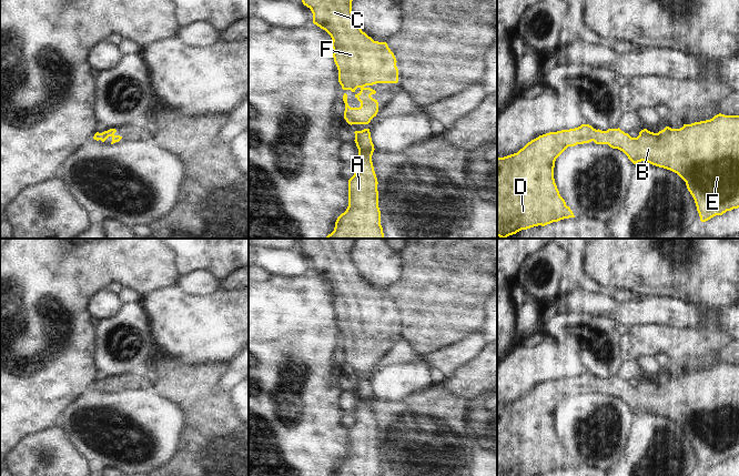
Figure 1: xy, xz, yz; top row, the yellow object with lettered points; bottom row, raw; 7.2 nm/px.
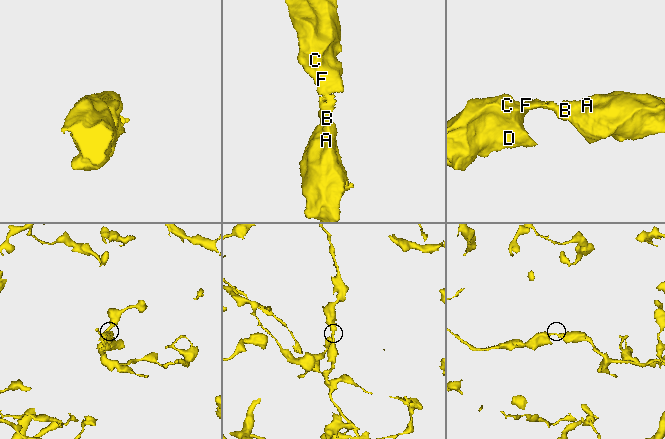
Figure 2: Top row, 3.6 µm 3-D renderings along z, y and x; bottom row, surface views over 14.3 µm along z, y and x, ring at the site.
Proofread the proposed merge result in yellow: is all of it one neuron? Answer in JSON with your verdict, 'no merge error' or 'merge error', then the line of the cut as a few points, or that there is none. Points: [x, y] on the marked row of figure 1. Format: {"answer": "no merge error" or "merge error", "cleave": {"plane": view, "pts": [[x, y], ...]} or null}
{"answer": "no merge error", "cleave": null}

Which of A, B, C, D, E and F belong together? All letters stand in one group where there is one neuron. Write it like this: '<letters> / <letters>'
A B C D E F

